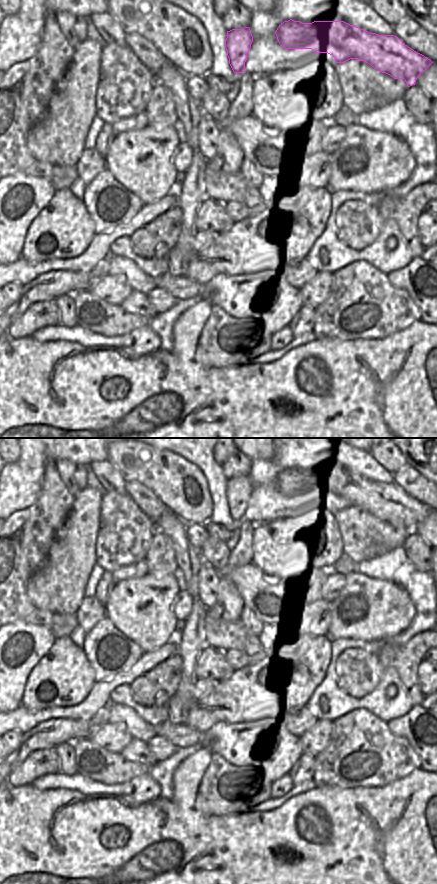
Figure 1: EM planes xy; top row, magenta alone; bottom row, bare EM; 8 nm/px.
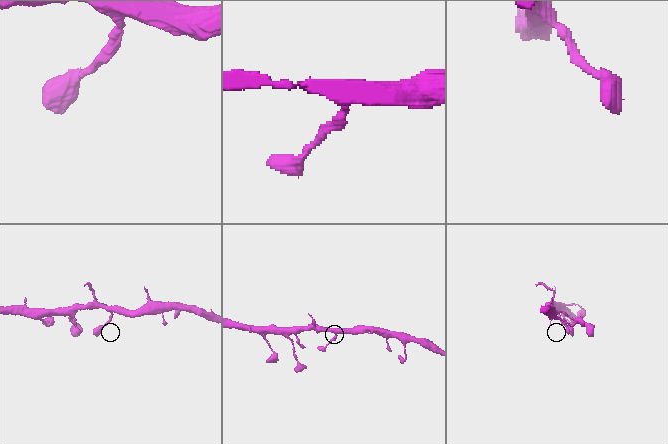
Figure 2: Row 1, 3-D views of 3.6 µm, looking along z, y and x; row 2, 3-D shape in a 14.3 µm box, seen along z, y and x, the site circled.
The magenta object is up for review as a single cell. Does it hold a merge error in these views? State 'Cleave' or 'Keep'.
Keep

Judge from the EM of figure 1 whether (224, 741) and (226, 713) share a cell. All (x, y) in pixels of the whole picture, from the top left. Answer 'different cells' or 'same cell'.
different cells

